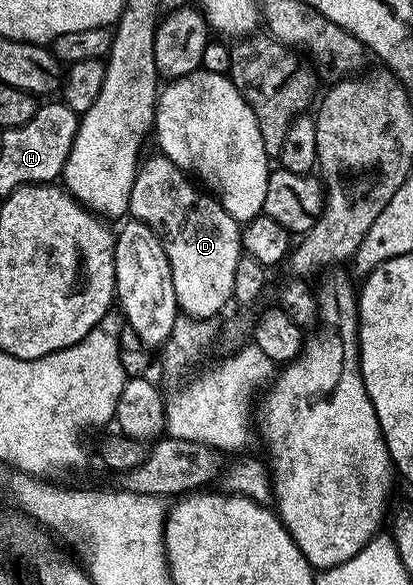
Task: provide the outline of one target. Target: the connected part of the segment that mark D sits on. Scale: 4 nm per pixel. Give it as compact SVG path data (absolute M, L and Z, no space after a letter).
M154 154L146 164L144 161L138 167L137 177L131 186L128 215L157 231L157 237L161 240L167 262L171 266L171 282L175 286L177 307L184 315L195 320L209 320L225 303L233 300L235 268L239 266L243 255L242 225L235 218L231 218L227 210L223 210L216 196L198 187L183 169L175 166L175 162L160 154Z

